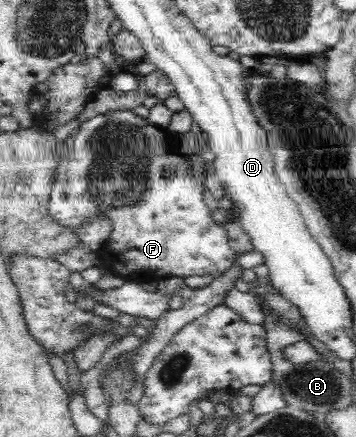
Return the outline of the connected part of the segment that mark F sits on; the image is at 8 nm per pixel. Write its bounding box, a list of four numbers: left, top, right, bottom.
[49,110,237,283]

